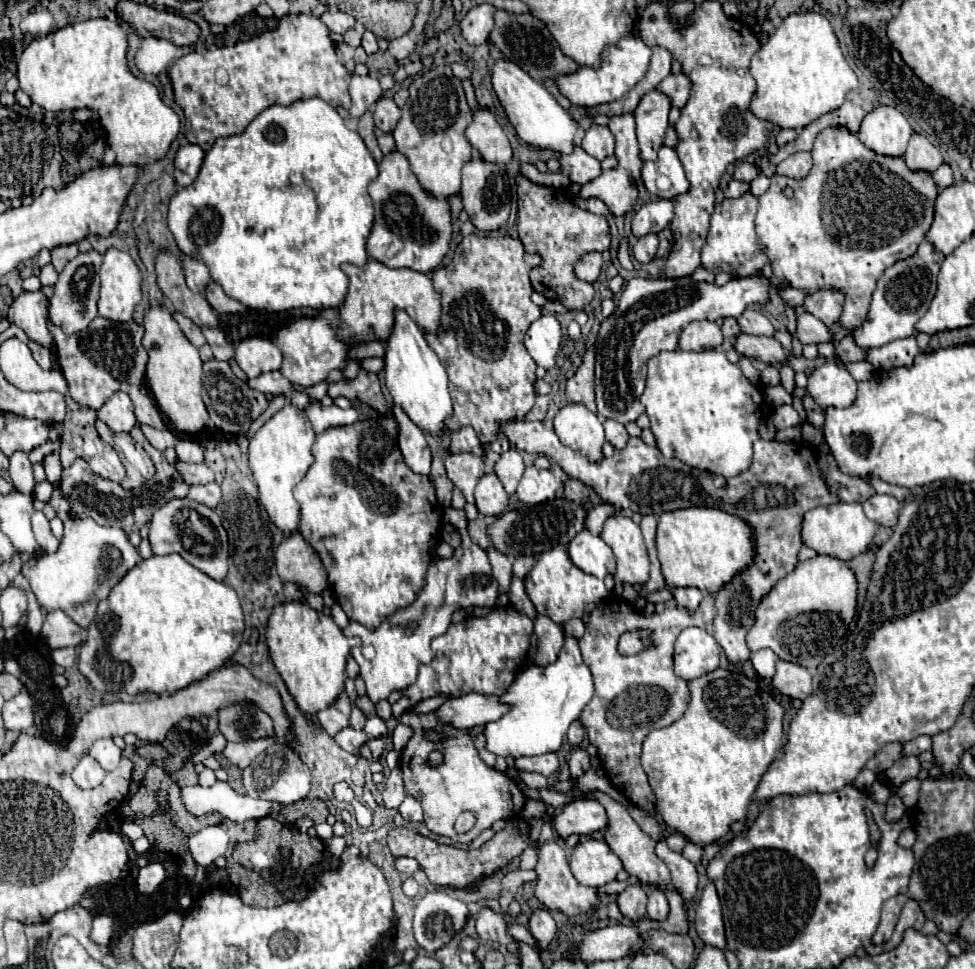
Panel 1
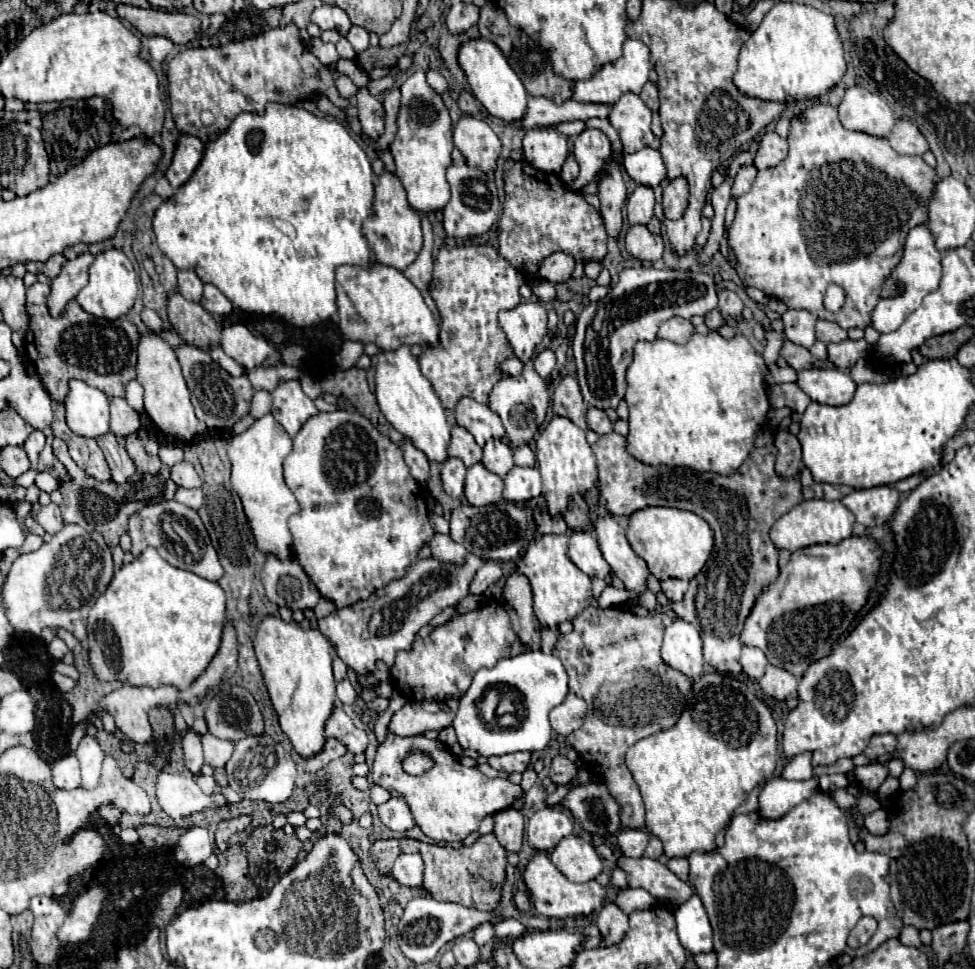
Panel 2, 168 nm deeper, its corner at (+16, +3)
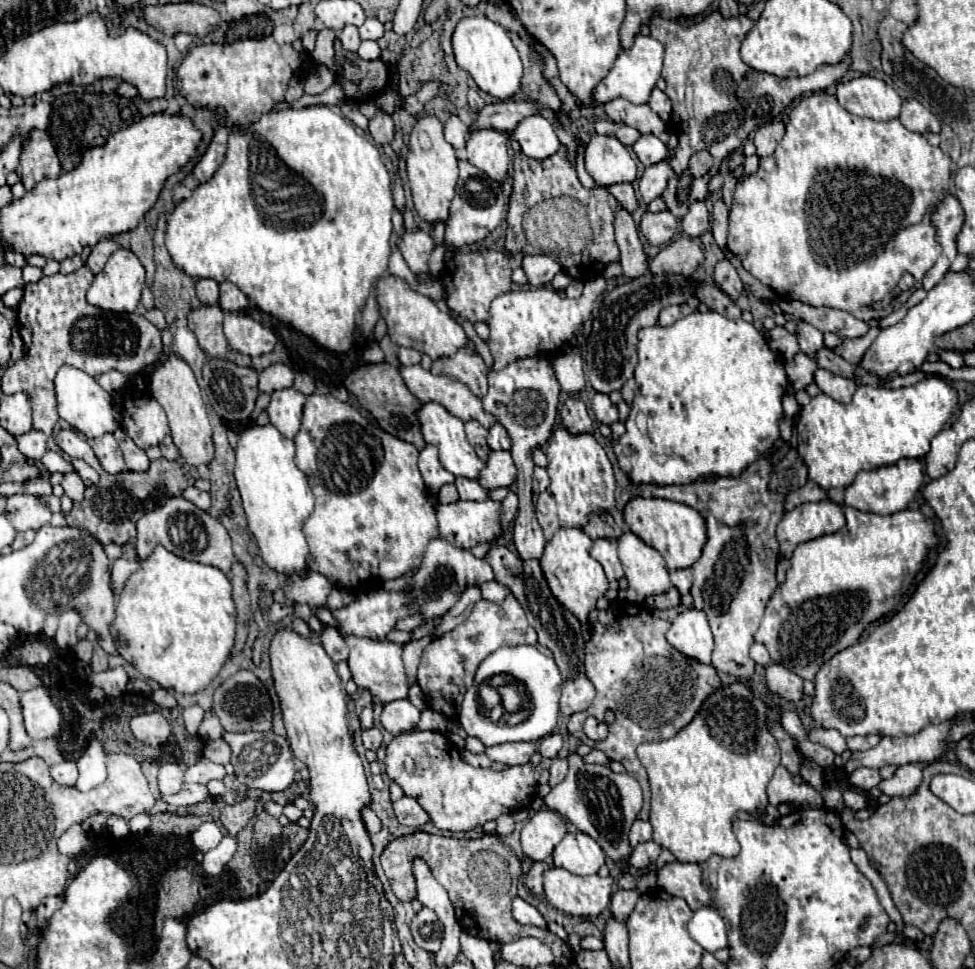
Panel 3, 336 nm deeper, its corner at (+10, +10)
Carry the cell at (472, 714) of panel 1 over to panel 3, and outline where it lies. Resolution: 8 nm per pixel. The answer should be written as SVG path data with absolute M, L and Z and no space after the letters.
M398 699L384 705L380 721L386 731L390 731L392 735L398 735L402 731L414 729L416 723L420 721L420 713L422 711L418 711L418 707L410 703L410 699Z

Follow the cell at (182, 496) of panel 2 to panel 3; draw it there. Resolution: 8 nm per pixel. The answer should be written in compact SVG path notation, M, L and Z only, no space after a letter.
M188 487L188 489L182 493L182 497L188 499L188 501L192 501L194 505L198 505L198 507L204 509L204 511L208 511L208 507L210 507L210 493L200 491L200 489L196 489L196 487Z

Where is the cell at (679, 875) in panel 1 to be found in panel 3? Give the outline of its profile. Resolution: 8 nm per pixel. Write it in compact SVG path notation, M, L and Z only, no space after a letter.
M634 821L628 839L630 839L630 847L636 847L642 841L650 841L652 839L652 825L648 821Z

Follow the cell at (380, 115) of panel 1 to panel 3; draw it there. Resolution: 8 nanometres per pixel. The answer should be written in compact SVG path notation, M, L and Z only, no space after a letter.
M378 111L374 115L374 119L370 119L370 135L374 137L376 143L384 145L384 143L390 143L392 141L392 135L394 135L394 121L392 121L392 115L384 113L384 111Z

